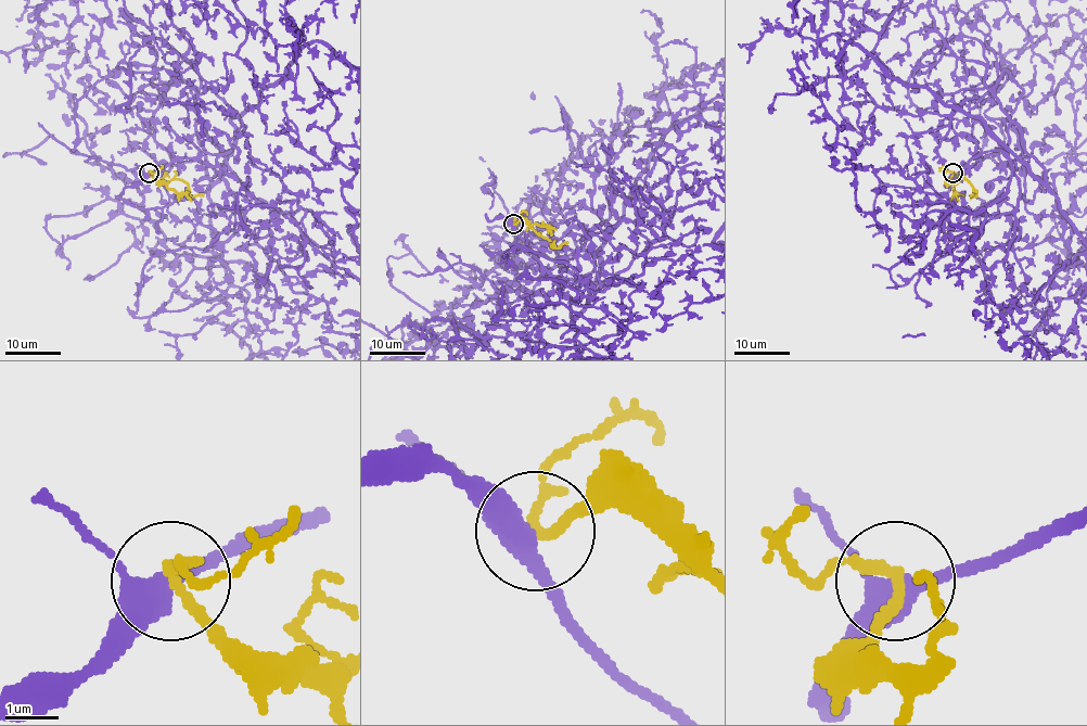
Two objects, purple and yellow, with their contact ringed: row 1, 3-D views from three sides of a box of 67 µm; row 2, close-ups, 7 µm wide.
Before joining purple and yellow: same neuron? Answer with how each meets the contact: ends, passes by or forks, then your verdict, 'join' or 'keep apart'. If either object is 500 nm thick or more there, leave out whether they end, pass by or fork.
purple forks | yellow passes by | keep apart

